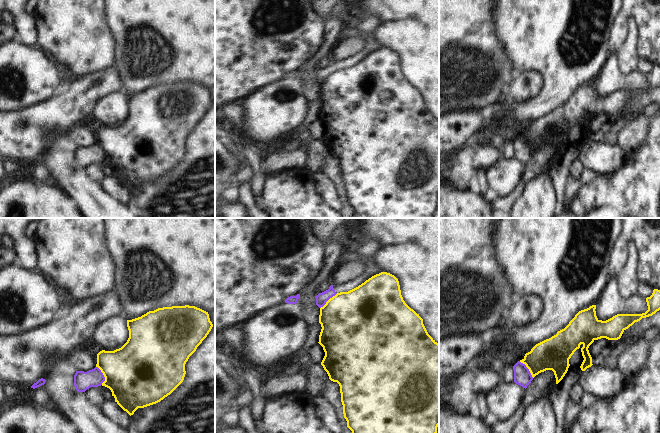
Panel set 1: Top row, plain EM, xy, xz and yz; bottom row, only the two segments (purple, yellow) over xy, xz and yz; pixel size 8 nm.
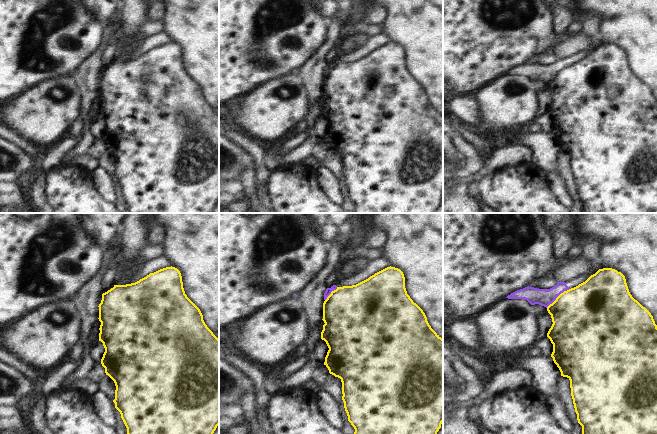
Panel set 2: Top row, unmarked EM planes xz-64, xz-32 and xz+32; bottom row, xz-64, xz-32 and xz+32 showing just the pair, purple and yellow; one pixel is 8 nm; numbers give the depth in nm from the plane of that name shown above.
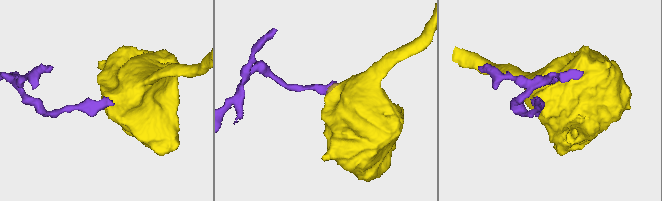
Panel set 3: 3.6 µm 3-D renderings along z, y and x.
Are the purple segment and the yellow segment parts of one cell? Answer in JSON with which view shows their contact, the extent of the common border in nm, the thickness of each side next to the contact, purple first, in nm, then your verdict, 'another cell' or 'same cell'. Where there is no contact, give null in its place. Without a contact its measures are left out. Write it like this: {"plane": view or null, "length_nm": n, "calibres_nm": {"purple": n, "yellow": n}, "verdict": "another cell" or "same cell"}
{"plane": "xy", "length_nm": 160, "calibres_nm": {"purple": 140, "yellow": 480}, "verdict": "another cell"}

